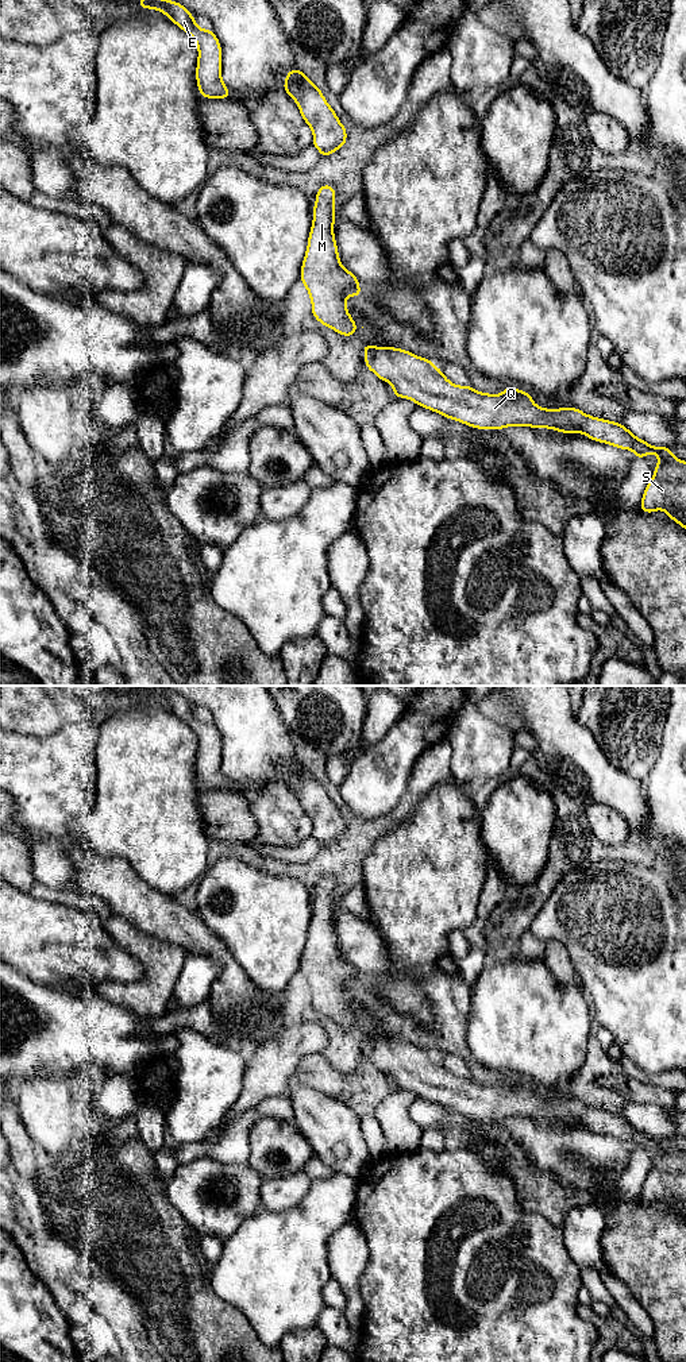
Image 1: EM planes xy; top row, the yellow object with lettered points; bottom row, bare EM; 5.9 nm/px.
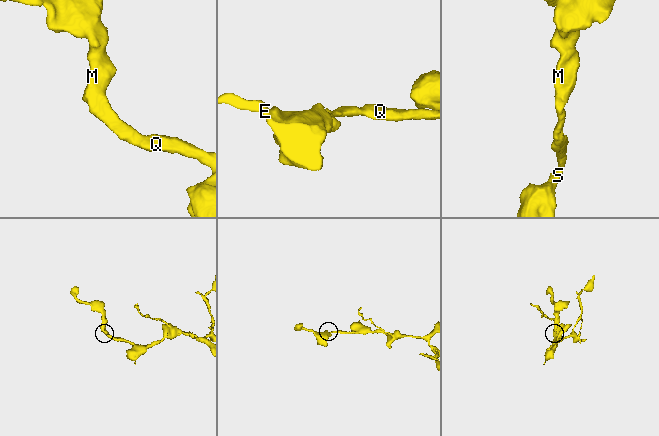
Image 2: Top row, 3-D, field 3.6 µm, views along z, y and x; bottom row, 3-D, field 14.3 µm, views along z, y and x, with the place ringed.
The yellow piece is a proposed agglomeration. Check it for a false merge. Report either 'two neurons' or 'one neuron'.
one neuron

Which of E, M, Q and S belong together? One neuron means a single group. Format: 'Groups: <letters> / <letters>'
Groups: E M Q S

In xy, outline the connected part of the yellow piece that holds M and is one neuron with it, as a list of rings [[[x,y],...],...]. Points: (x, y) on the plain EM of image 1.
[[[325,875],[316,884],[313,912],[307,944],[301,956],[300,972],[305,976],[312,1007],[335,1023],[350,1029],[358,1020],[347,1003],[347,987],[359,988],[362,981],[357,968],[344,960],[339,950],[334,926],[336,881]]]

